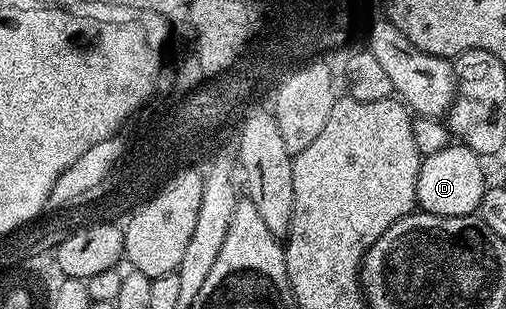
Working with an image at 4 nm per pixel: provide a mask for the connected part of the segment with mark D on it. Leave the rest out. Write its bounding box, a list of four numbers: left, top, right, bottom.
[417,143,489,217]

